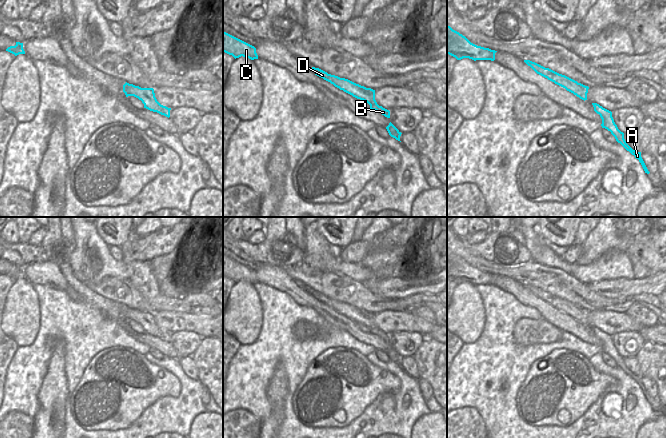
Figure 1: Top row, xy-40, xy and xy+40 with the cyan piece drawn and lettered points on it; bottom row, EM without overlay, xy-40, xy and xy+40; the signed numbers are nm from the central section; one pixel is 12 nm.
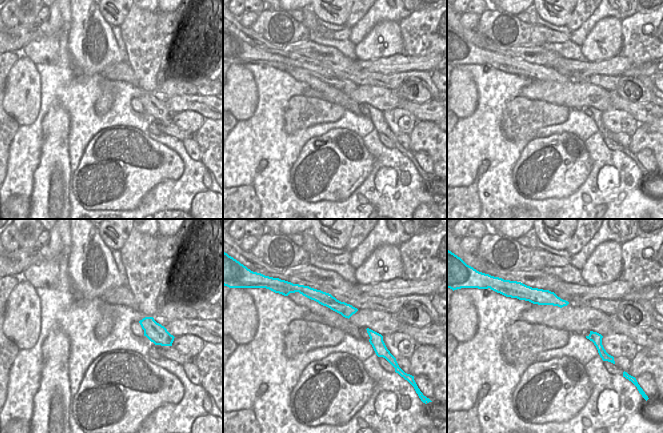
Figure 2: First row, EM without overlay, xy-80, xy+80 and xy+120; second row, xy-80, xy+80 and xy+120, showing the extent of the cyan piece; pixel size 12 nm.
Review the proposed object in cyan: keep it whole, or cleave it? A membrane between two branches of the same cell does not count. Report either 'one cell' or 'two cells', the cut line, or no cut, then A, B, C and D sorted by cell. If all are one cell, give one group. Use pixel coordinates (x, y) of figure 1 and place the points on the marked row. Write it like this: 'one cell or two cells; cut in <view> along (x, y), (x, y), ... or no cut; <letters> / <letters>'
two cells; cut in xy along (378, 105), (370, 107); A B / C D

